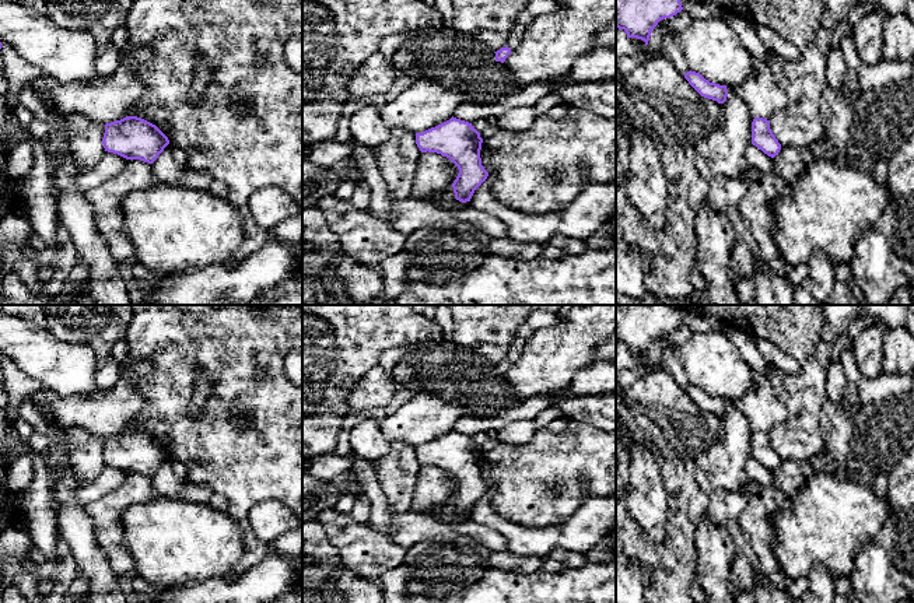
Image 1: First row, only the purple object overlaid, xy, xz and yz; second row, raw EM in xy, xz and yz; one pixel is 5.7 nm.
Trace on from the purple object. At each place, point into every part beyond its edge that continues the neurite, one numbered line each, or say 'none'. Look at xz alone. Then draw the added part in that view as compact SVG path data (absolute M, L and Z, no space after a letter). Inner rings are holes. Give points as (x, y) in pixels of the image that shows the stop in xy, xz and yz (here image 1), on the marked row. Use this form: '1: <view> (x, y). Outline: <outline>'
none

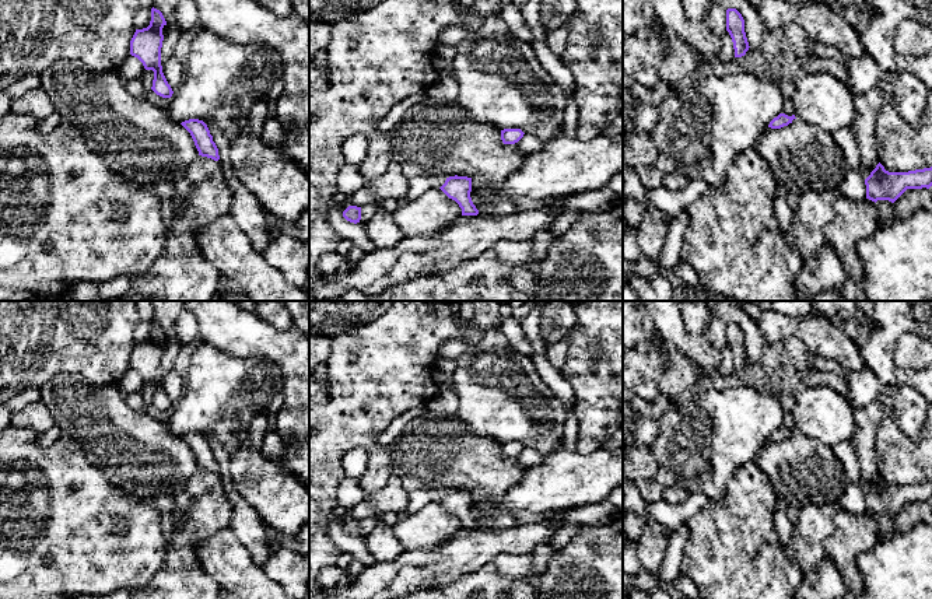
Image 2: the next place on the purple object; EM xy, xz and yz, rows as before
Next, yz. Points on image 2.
none

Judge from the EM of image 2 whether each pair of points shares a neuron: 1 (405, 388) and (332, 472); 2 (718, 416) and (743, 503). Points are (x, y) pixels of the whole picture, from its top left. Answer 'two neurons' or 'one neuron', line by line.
1: one neuron
2: two neurons

